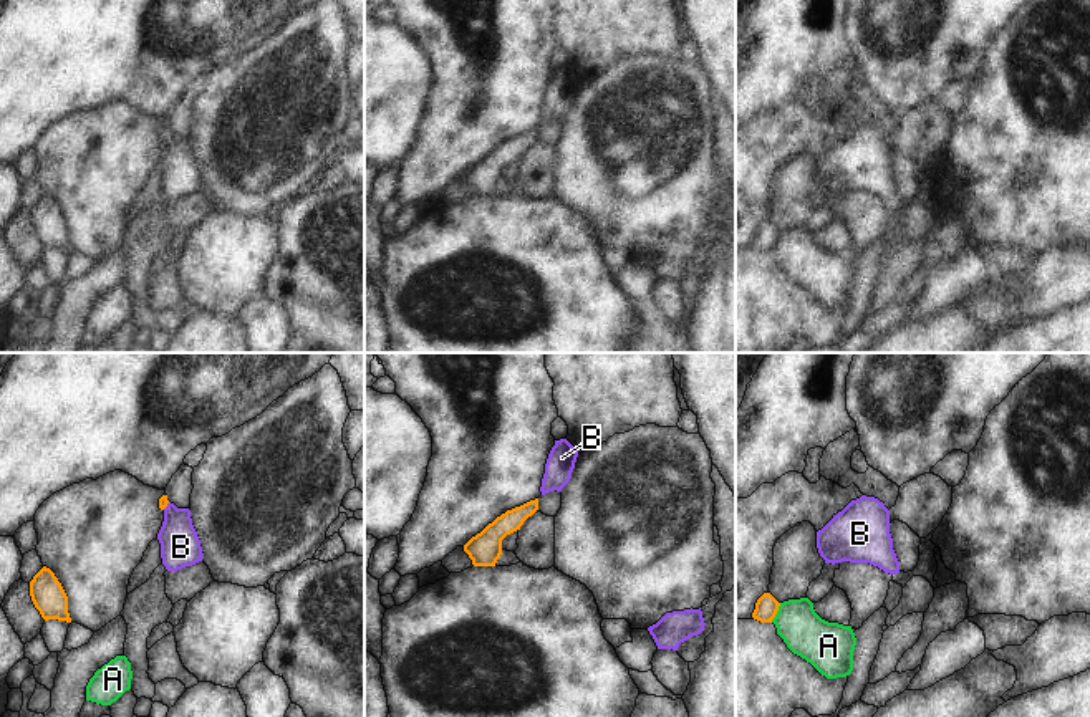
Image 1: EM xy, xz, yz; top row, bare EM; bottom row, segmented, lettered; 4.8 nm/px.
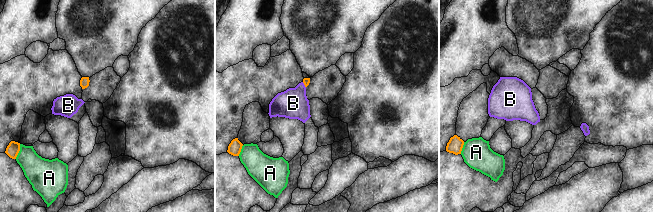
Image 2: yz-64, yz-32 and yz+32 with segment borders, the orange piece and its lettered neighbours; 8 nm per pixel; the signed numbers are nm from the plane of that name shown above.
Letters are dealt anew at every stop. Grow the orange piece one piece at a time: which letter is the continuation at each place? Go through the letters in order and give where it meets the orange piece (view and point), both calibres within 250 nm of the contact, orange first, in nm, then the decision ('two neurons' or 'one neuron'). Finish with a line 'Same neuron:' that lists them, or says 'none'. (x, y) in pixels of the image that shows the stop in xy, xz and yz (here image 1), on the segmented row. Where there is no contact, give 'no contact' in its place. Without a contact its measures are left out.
A: yz (776, 613) | 110/220 nm | two neurons
B: xy (166, 505) | 50/190 nm | one neuron
Same neuron: B

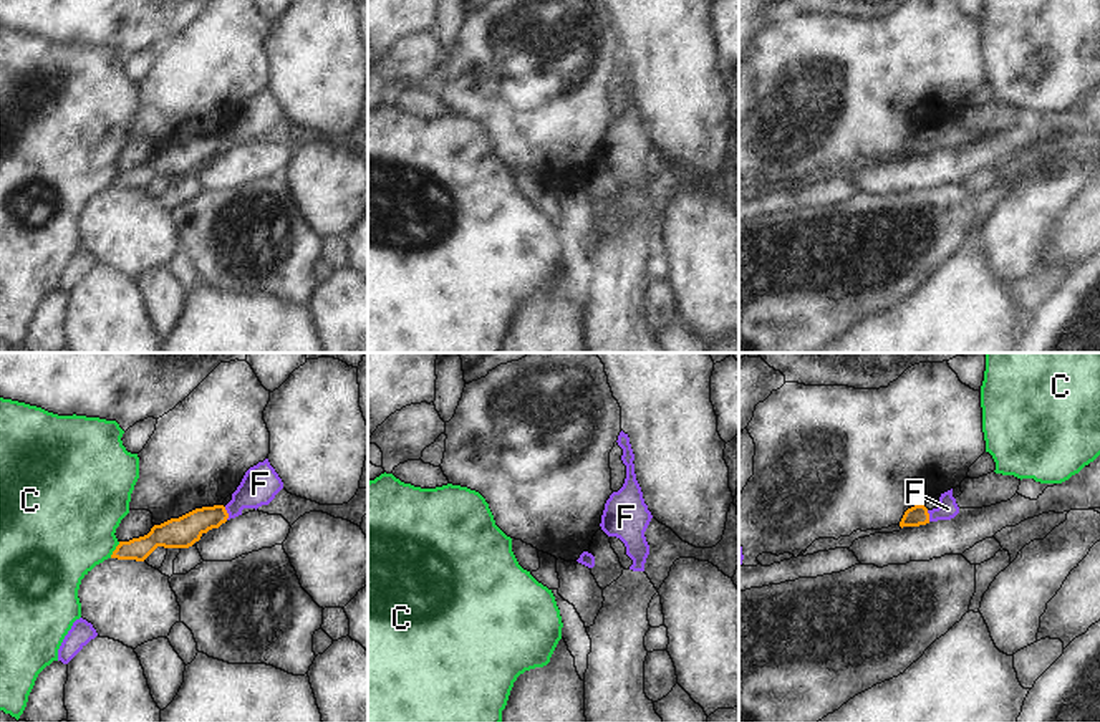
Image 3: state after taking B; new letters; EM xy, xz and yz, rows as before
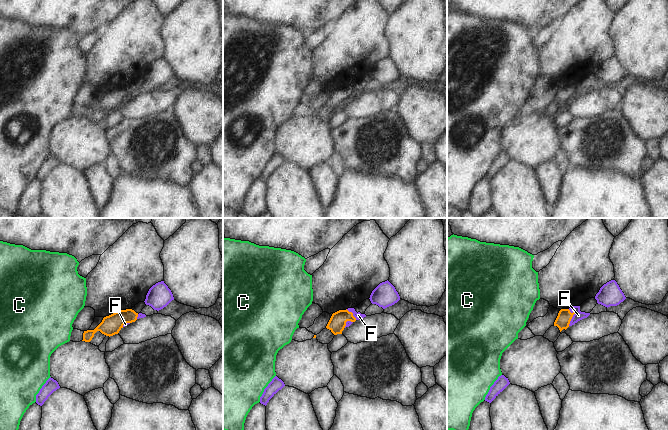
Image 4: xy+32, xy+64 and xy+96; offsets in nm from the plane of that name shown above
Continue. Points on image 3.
C: xy (115, 550) | 110/440 nm | two neurons
F: xy (227, 514) | 150/180 nm | two neurons
Same neuron: none

